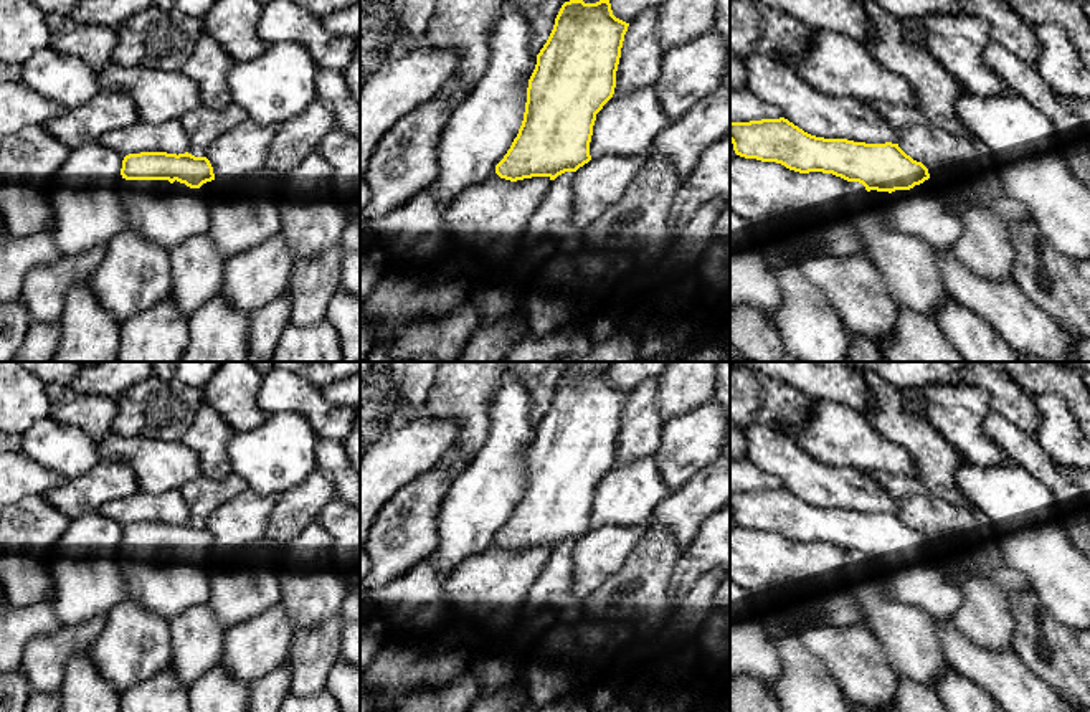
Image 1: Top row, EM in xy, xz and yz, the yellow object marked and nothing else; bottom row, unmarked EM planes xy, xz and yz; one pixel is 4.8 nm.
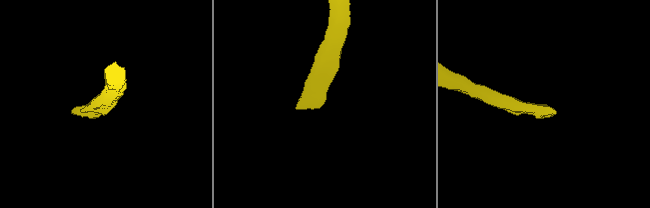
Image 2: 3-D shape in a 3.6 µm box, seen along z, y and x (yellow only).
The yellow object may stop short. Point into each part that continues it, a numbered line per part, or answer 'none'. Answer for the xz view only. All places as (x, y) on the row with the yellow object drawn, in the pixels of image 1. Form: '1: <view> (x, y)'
none

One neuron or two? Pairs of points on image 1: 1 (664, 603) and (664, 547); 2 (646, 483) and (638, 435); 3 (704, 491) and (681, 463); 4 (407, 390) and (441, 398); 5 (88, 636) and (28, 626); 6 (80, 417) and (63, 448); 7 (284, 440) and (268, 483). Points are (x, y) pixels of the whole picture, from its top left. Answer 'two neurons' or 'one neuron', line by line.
1: one neuron
2: two neurons
3: two neurons
4: two neurons
5: two neurons
6: two neurons
7: one neuron

